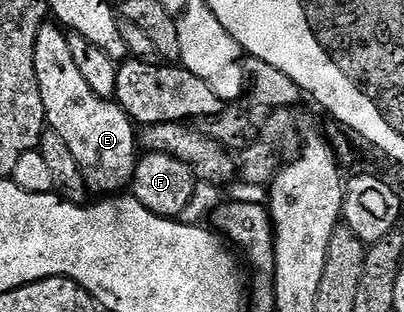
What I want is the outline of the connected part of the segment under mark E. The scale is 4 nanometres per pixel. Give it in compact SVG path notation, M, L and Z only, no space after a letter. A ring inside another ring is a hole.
M47 22L39 30L39 38L35 38L35 74L45 107L45 123L67 142L90 193L124 193L133 183L139 159L138 129L116 102L99 98L99 94L87 86L71 59L68 35L56 23Z

